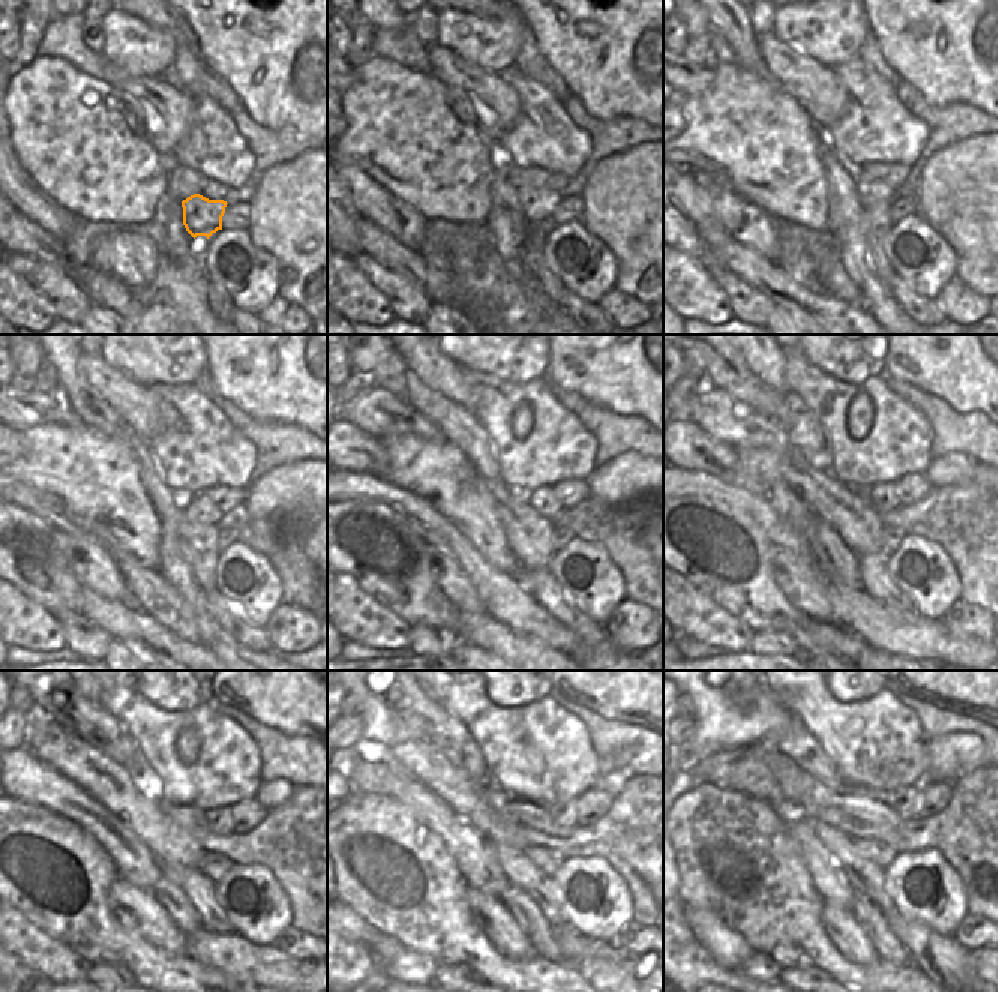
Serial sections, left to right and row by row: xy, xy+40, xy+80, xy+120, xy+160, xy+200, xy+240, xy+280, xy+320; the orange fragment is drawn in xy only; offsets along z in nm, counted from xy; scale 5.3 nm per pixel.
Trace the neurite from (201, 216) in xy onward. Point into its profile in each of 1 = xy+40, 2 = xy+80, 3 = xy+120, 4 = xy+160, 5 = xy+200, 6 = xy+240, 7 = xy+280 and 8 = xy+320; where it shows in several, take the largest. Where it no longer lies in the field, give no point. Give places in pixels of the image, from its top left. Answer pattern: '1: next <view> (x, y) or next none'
1: next xy+40 (539, 204)
2: next xy+80 (868, 194)
3: next xy+120 (198, 508)
4: next xy+160 (544, 502)
5: next xy+200 (883, 499)
6: next xy+240 (219, 821)
7: next xy+280 (565, 814)
8: next xy+320 (907, 802)

